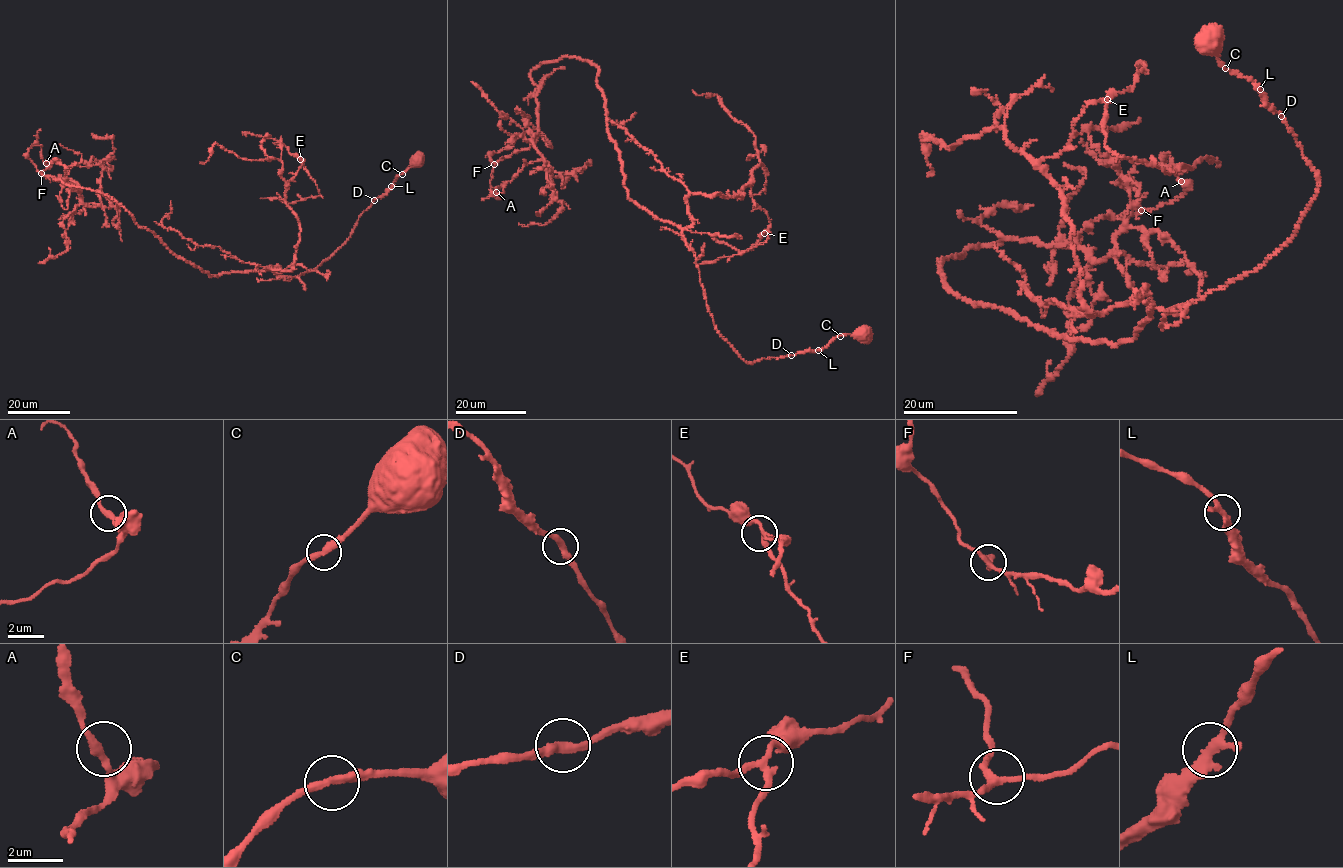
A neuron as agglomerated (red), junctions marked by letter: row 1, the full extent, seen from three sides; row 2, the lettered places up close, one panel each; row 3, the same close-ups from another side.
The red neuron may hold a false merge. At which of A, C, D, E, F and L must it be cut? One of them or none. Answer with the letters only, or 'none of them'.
none of them

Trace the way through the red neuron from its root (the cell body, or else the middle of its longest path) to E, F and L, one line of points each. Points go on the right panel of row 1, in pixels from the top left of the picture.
E: (1213, 38), (1317, 181), (1257, 269), (1167, 310), (1088, 313), (1041, 162), (1107, 99)
F: (1213, 38), (1317, 181), (1257, 269), (1107, 344), (966, 302), (939, 271), (1141, 210)
L: (1213, 38), (1216, 35), (1220, 62), (1231, 71), (1246, 76), (1260, 89)

